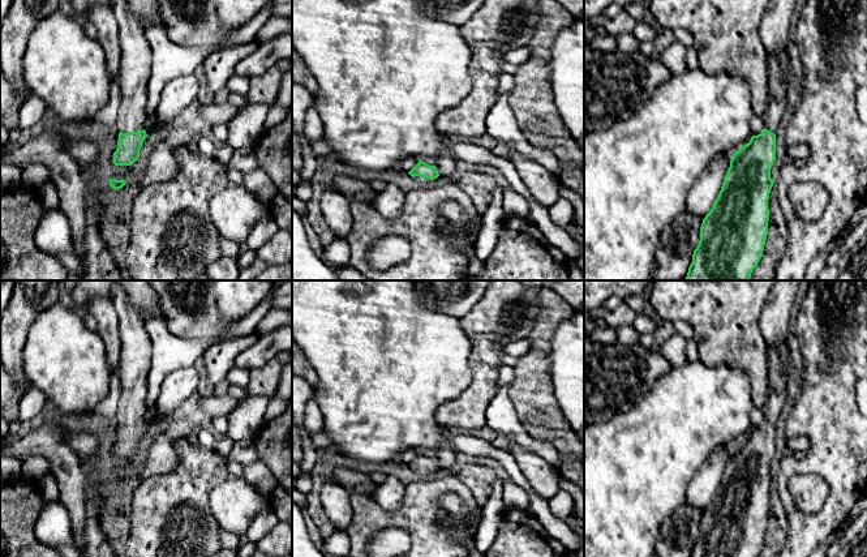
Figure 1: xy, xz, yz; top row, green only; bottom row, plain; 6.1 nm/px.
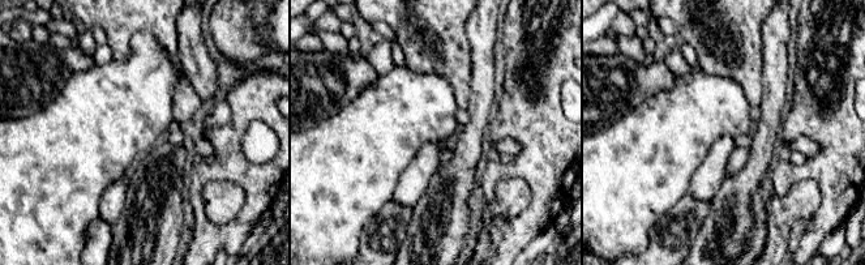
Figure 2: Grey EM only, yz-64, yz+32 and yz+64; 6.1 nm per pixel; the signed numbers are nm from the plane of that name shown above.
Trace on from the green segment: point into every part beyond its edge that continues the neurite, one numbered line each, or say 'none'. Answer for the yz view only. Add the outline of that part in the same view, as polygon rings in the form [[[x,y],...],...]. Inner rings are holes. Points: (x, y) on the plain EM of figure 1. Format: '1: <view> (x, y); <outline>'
1: yz (775, 318); [[[776,280],[764,310],[760,314],[760,333],[765,339],[768,369],[768,397],[763,408],[764,420],[776,425],[786,400],[789,376],[781,361],[778,346],[787,342],[790,313],[799,280]]]

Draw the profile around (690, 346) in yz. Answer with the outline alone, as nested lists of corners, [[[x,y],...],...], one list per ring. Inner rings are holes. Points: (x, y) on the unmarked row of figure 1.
[[[691,338],[683,343],[683,350],[686,354],[687,363],[694,363],[699,360],[699,351],[696,342]]]

